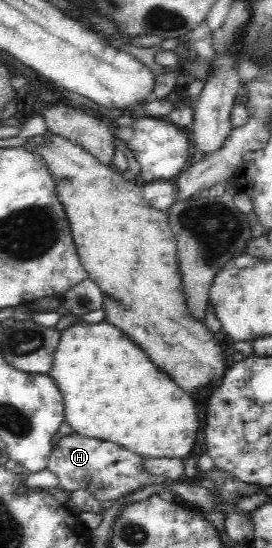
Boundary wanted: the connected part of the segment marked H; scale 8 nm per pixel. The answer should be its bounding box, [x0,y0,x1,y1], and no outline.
[48,431,167,501]

